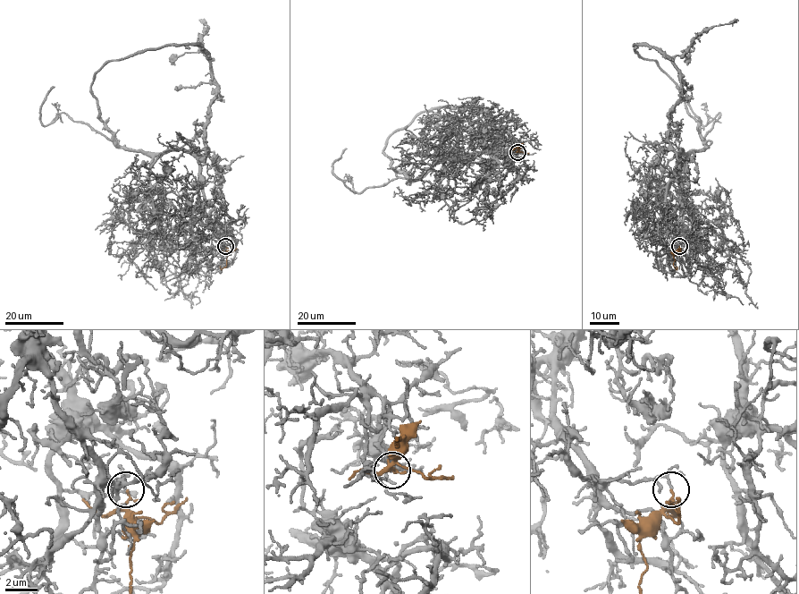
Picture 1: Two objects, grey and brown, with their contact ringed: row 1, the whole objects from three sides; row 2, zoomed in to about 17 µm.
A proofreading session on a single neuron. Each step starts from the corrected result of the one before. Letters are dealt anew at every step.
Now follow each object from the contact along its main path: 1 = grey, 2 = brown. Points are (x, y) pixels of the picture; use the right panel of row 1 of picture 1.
1: (679, 246), (659, 229), (681, 150), (680, 202), (747, 264), (757, 309)
2: (679, 246), (674, 256), (673, 265), (676, 267)

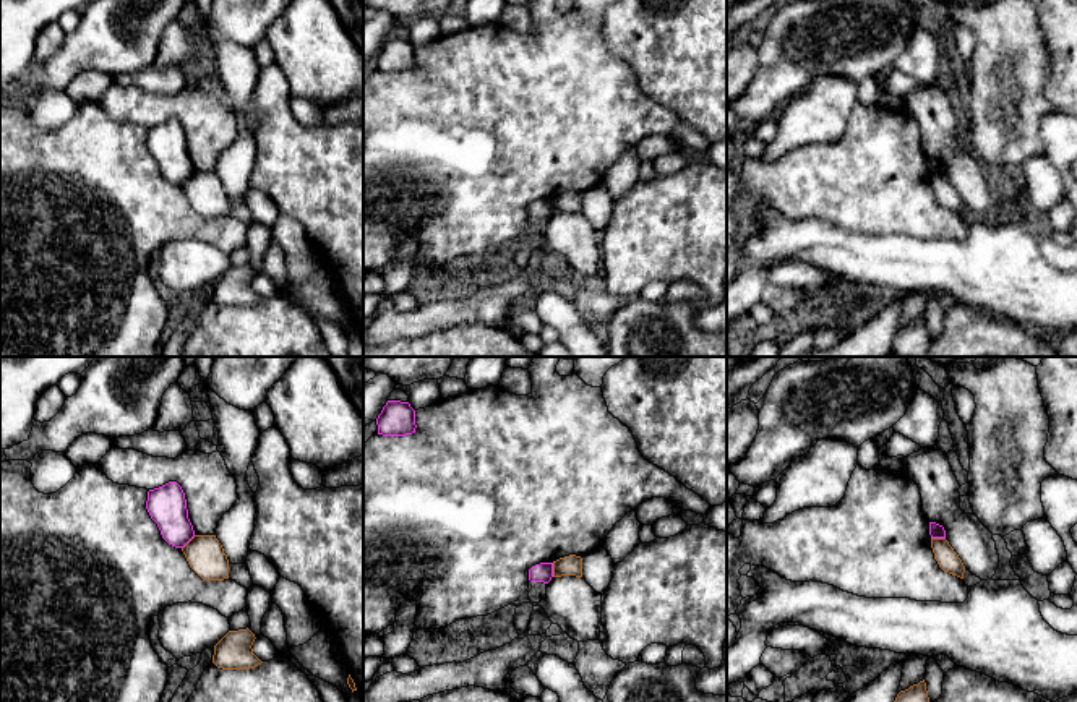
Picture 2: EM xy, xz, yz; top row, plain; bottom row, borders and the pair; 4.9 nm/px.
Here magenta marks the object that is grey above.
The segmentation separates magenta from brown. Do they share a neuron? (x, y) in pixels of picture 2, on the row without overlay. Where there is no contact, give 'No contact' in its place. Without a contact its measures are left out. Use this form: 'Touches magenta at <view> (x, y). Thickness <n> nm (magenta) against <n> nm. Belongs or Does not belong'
Touches magenta at xz (552, 206). Thickness 100 nm (magenta) against 100 nm. Does not belong

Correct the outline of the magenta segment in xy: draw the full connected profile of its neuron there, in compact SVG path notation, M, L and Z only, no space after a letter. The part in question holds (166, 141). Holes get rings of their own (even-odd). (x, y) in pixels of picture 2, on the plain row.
M177 118L149 126L146 146L169 182L183 185L195 173L185 130Z

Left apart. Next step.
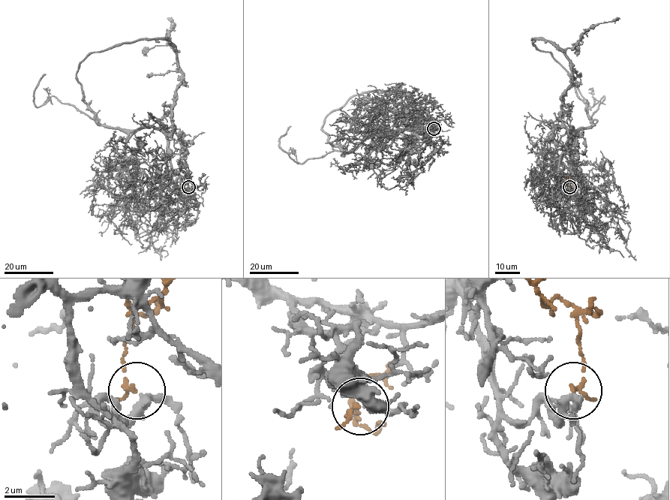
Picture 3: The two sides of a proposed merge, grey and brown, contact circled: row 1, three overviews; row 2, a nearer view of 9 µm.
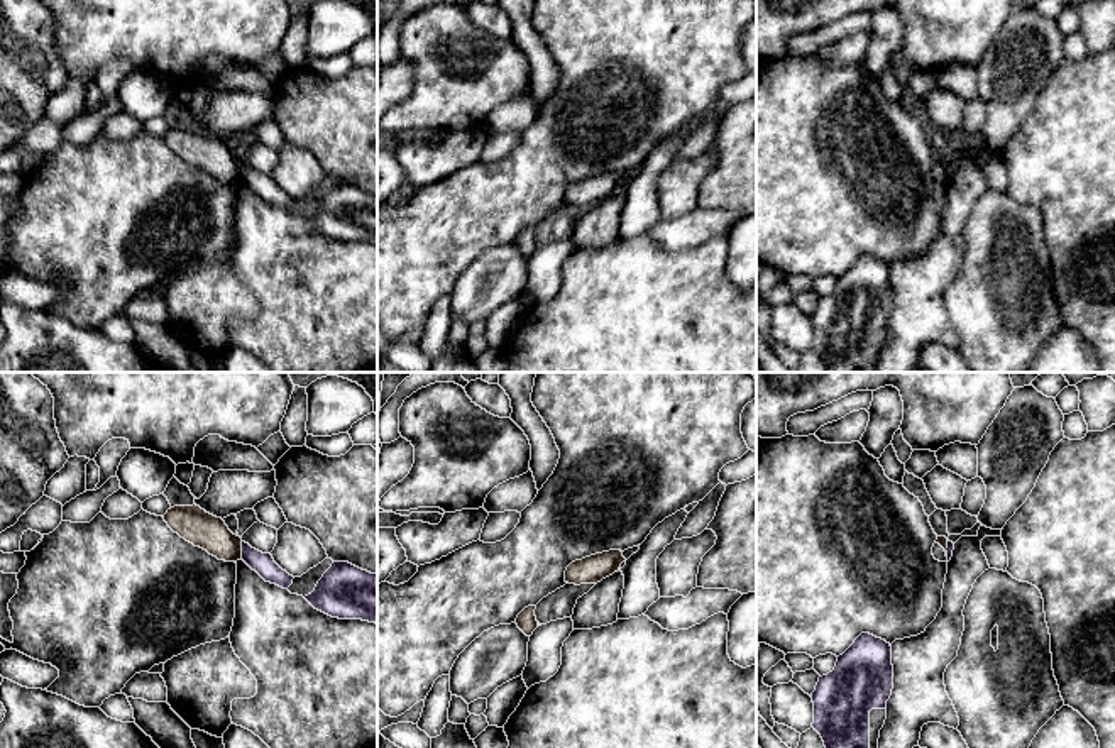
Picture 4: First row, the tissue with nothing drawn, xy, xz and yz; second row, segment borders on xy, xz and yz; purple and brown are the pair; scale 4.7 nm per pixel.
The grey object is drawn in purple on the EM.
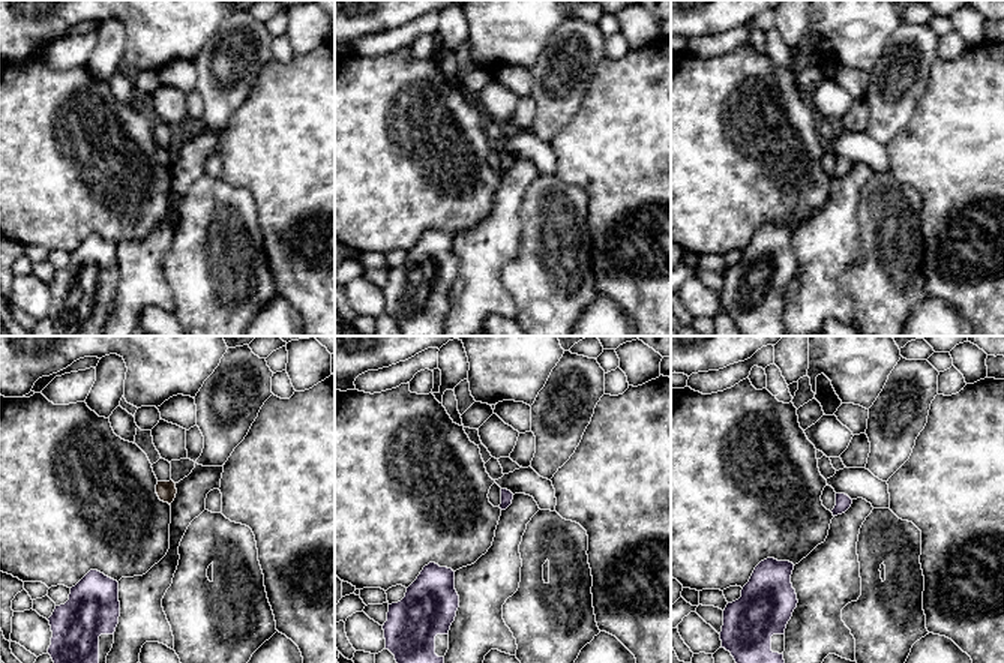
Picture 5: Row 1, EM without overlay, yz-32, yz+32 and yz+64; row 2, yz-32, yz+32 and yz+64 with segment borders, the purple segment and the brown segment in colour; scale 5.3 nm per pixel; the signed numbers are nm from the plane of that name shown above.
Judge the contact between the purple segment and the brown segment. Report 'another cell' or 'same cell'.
another cell

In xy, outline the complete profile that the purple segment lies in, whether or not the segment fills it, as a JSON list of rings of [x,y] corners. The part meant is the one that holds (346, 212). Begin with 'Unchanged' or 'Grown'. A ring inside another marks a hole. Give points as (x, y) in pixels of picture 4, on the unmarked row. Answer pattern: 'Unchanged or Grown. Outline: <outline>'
Unchanged. Outline: [[[333,183],[305,220],[332,239],[377,245],[377,195],[349,183]]]

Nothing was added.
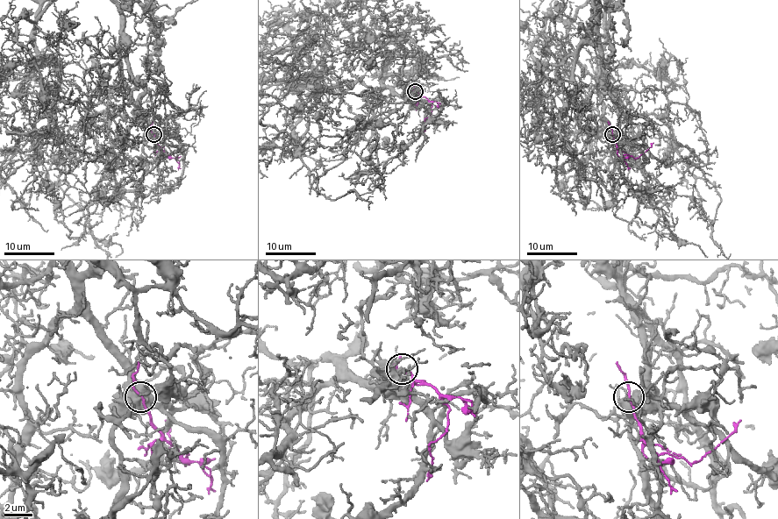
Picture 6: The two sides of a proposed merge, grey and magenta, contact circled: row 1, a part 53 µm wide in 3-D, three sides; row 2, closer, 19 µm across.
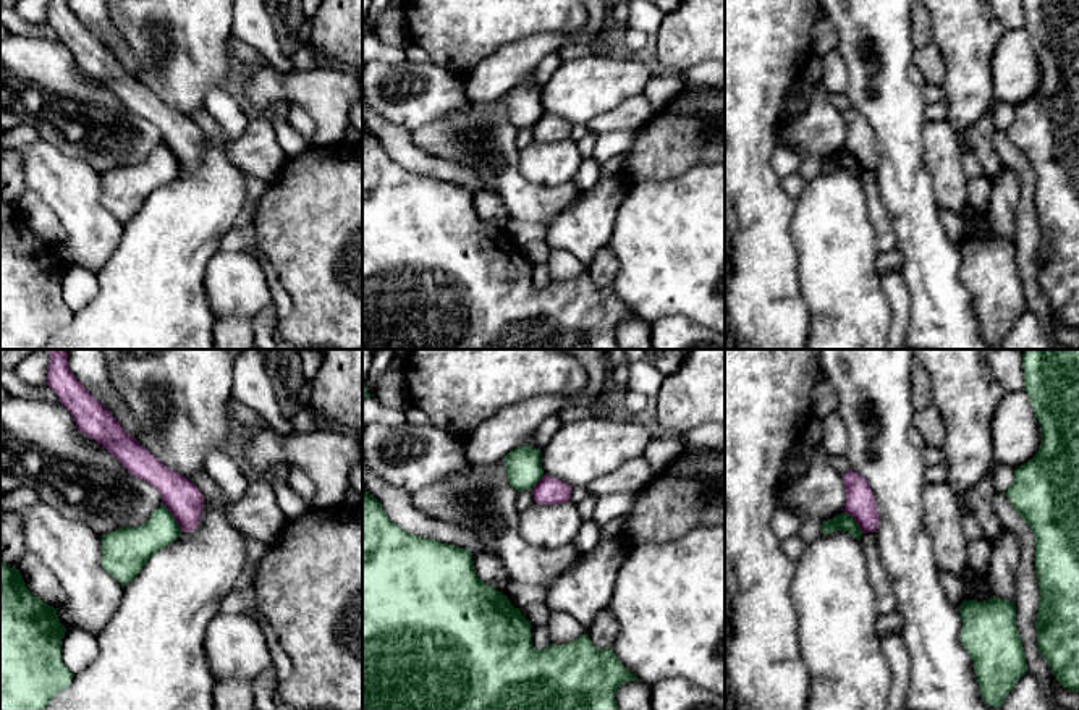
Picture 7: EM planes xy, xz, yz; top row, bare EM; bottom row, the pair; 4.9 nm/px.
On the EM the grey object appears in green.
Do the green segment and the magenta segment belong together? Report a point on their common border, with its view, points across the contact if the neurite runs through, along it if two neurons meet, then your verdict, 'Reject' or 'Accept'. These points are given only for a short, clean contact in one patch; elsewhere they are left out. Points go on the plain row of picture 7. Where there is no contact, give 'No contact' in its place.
Touches green at xy (173, 156). Boundary: xy (162, 141), (181, 169). Reject

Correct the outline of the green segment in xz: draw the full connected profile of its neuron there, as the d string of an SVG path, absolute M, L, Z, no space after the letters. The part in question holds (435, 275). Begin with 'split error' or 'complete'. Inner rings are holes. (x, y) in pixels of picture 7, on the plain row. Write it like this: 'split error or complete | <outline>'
complete | M362 129L362 349L620 349L616 327L637 315L621 302L611 286L597 286L582 272L569 281L550 281L537 288L531 265L506 233L477 215L471 189L406 170L388 157L377 136Z

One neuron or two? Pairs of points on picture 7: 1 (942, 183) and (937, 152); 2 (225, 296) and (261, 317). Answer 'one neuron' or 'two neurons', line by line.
1: one neuron
2: two neurons

